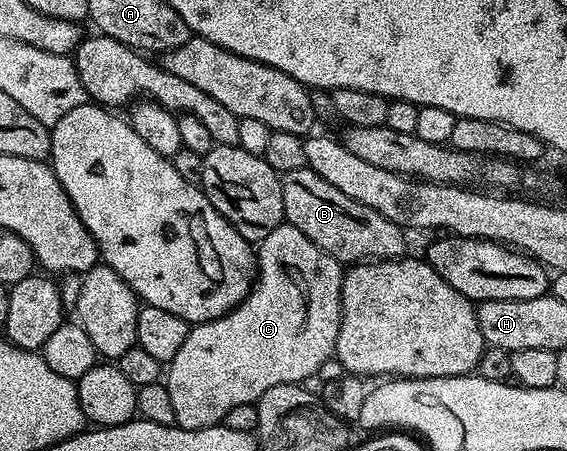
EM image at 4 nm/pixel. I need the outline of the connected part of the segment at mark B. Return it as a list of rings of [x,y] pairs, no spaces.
[[[306,167],[299,171],[287,171],[280,174],[280,178],[285,221],[299,227],[299,231],[303,231],[311,243],[327,251],[327,255],[342,263],[396,261],[406,256],[406,230],[391,223],[391,219],[379,215],[379,211],[371,211],[371,207],[355,203],[355,199],[343,195],[343,191],[331,187],[327,179],[315,175],[313,169]]]

